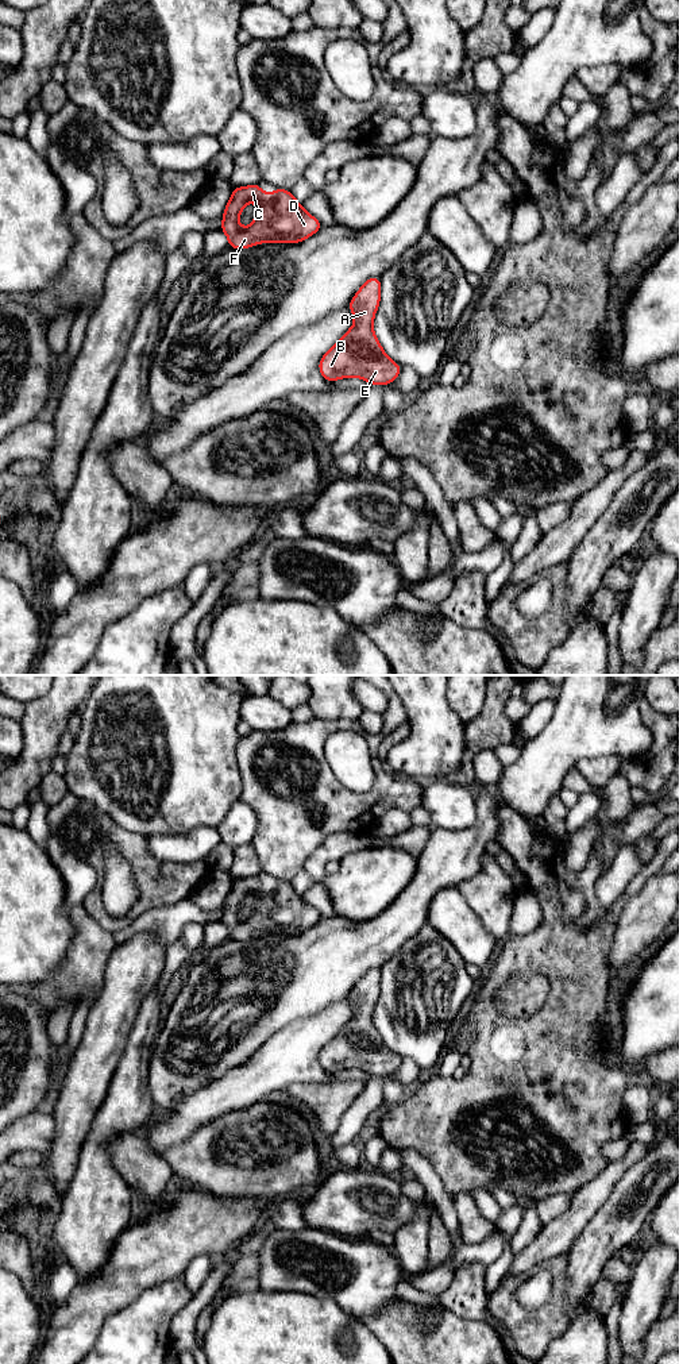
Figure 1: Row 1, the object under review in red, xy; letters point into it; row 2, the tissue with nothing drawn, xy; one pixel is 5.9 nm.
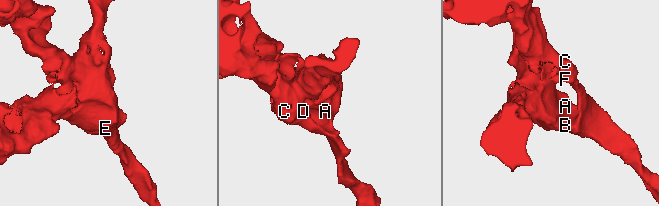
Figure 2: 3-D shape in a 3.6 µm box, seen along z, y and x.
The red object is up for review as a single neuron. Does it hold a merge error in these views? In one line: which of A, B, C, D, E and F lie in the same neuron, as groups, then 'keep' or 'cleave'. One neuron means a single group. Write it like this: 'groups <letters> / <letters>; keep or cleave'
groups A B C D E F; keep

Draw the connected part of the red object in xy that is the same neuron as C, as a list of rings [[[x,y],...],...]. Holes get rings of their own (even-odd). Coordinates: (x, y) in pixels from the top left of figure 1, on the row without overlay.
[[[261,876],[234,879],[232,887],[223,903],[223,916],[220,921],[228,928],[228,937],[243,941],[259,935],[300,935],[312,928],[321,920],[321,914],[309,906],[290,882],[277,879],[273,885],[263,885]],[[247,894],[256,894],[259,901],[255,910],[247,920],[239,916],[239,906]]]

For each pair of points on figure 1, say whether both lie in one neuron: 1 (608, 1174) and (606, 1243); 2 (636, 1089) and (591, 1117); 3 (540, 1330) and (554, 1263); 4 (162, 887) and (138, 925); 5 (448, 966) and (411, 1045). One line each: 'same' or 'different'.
1: different
2: different
3: same
4: different
5: same

